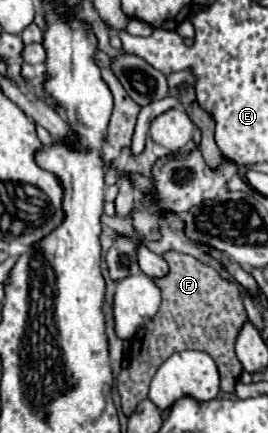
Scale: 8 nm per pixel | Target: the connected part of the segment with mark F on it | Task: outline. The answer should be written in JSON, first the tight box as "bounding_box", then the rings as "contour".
{"bounding_box":[117,251,247,415],"contour":[[[169,251],[163,257],[169,263],[169,275],[163,279],[155,279],[161,289],[163,303],[151,323],[145,325],[143,333],[133,337],[129,351],[129,367],[123,369],[117,377],[121,407],[125,415],[131,415],[149,393],[149,383],[157,371],[157,367],[169,359],[173,353],[195,349],[205,351],[217,363],[221,385],[225,393],[233,393],[241,375],[241,363],[235,355],[235,341],[241,327],[247,321],[247,311],[243,305],[241,289],[229,279],[221,277],[213,267],[201,263],[199,259],[183,253]]]}

